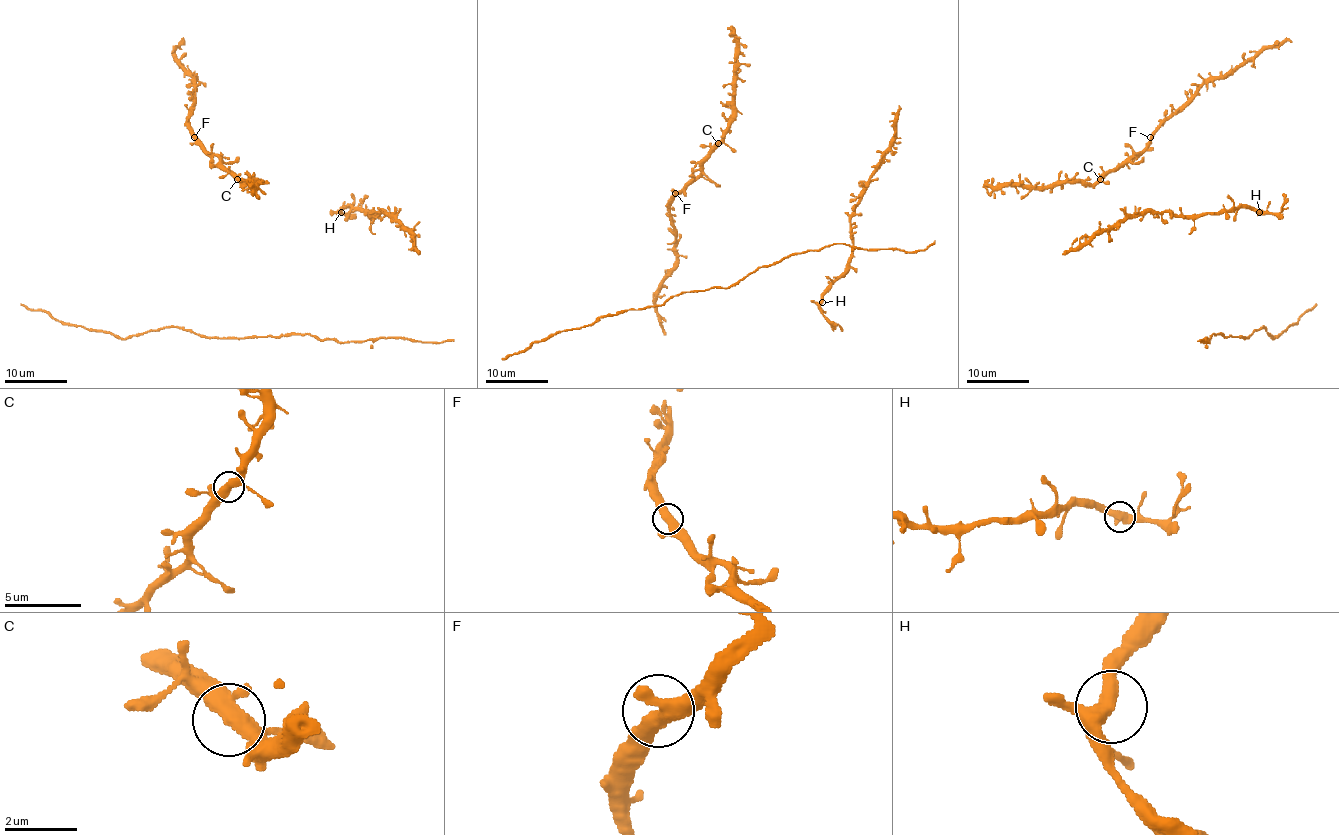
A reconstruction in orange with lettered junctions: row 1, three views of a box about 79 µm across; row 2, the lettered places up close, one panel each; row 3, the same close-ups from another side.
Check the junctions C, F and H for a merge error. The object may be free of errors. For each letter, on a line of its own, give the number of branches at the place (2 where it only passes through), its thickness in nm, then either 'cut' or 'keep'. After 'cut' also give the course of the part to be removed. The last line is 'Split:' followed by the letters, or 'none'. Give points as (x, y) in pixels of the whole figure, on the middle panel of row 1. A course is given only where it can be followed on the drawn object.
C: branches 3; calibre 400 nm; keep
F: branches 3; calibre 360 nm; keep
H: branches 3; calibre 400 nm; keep
Split: none

